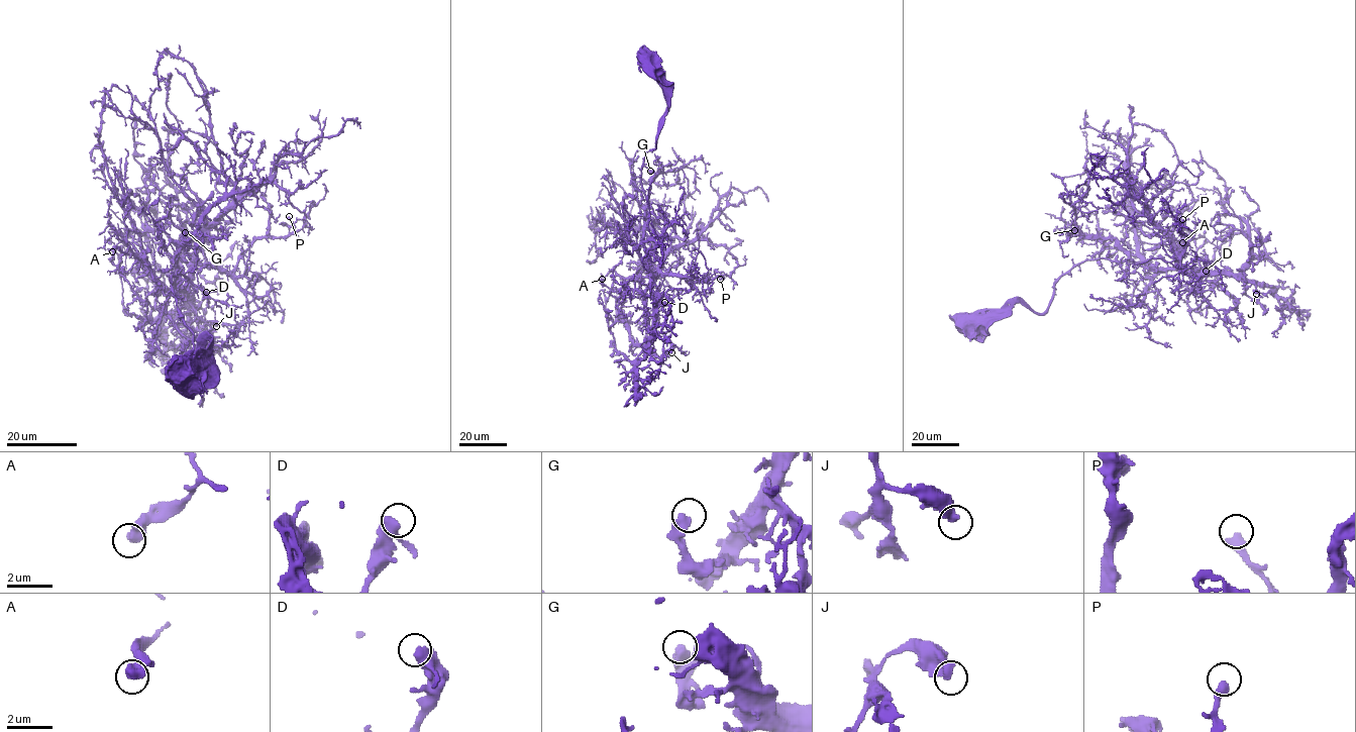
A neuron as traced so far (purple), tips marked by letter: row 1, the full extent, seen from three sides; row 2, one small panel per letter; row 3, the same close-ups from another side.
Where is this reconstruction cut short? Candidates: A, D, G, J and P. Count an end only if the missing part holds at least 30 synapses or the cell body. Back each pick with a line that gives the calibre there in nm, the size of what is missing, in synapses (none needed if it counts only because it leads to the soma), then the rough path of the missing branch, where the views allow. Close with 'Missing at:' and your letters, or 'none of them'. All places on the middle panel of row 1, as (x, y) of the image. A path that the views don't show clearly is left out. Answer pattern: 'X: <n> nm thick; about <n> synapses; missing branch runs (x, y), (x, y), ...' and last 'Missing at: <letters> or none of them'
D: 380 nm thick; about 35 synapses; missing branch runs (664, 302), (658, 311), (658, 318)
Missing at: D

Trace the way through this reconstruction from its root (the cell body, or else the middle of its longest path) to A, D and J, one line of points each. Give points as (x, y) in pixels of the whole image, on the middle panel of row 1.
A: (648, 60), (668, 109), (641, 171), (652, 208), (644, 232), (649, 282), (617, 293), (602, 279)
D: (648, 60), (658, 70), (668, 109), (641, 171), (642, 191), (652, 208), (644, 232), (650, 289), (664, 302)
J: (648, 60), (658, 70), (668, 111), (641, 171), (652, 208), (644, 247), (652, 326), (663, 351), (671, 352)

